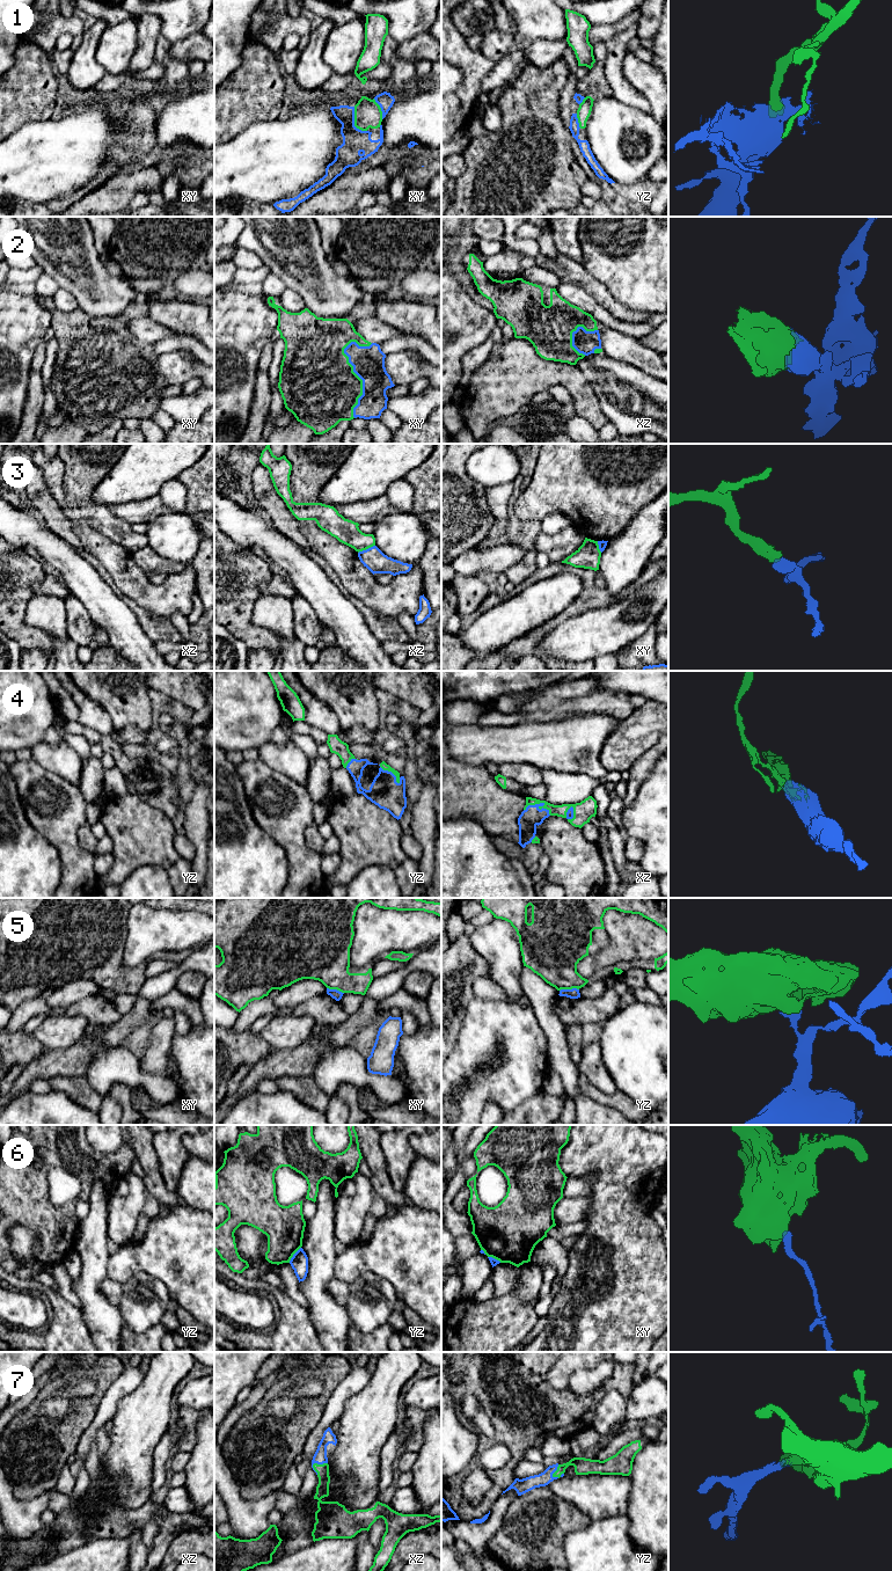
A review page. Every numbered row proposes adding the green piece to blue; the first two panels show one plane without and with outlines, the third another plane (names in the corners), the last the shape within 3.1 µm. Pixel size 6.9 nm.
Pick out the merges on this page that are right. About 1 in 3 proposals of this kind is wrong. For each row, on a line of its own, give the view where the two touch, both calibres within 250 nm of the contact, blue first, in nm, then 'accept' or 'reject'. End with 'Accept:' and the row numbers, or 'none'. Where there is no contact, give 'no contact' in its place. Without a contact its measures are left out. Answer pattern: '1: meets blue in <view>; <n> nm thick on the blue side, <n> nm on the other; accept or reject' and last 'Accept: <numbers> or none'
1: meets blue in xy; 170 nm thick on the blue side, 190 nm on the other; accept
2: meets blue in xy; 220 nm thick on the blue side, 440 nm on the other; accept
3: meets blue in xz; 160 nm thick on the blue side, 170 nm on the other; reject
4: meets blue in xz; 140 nm thick on the blue side, 80 nm on the other; accept
5: meets blue in yz; 70 nm thick on the blue side, 320 nm on the other; reject
6: meets blue in yz; 120 nm thick on the blue side, 280 nm on the other; reject
7: meets blue in xz; 90 nm thick on the blue side, 100 nm on the other; accept
Accept: 1, 2, 4, 7

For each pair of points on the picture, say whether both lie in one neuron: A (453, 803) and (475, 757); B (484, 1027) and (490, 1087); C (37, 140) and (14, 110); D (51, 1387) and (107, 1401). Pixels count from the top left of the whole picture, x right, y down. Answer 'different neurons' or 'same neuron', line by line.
A: different neurons
B: same neuron
C: different neurons
D: different neurons

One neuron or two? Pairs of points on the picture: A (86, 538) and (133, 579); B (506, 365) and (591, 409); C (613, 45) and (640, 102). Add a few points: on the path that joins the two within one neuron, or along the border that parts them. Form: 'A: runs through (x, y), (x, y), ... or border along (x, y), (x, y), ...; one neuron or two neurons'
A: runs through (97, 545), (122, 568); one neuron
B: runs through (528, 373), (561, 373), (575, 387); one neuron
C: runs through (615, 59), (615, 79), (626, 89); one neuron

